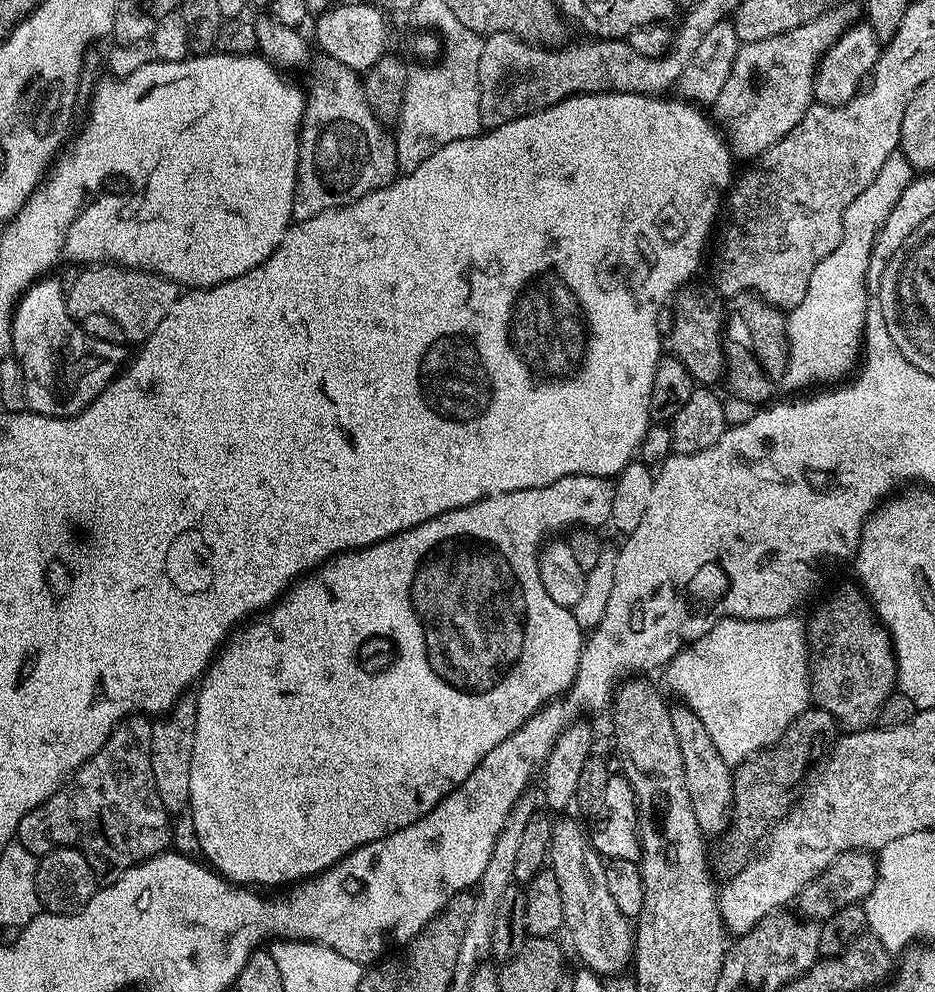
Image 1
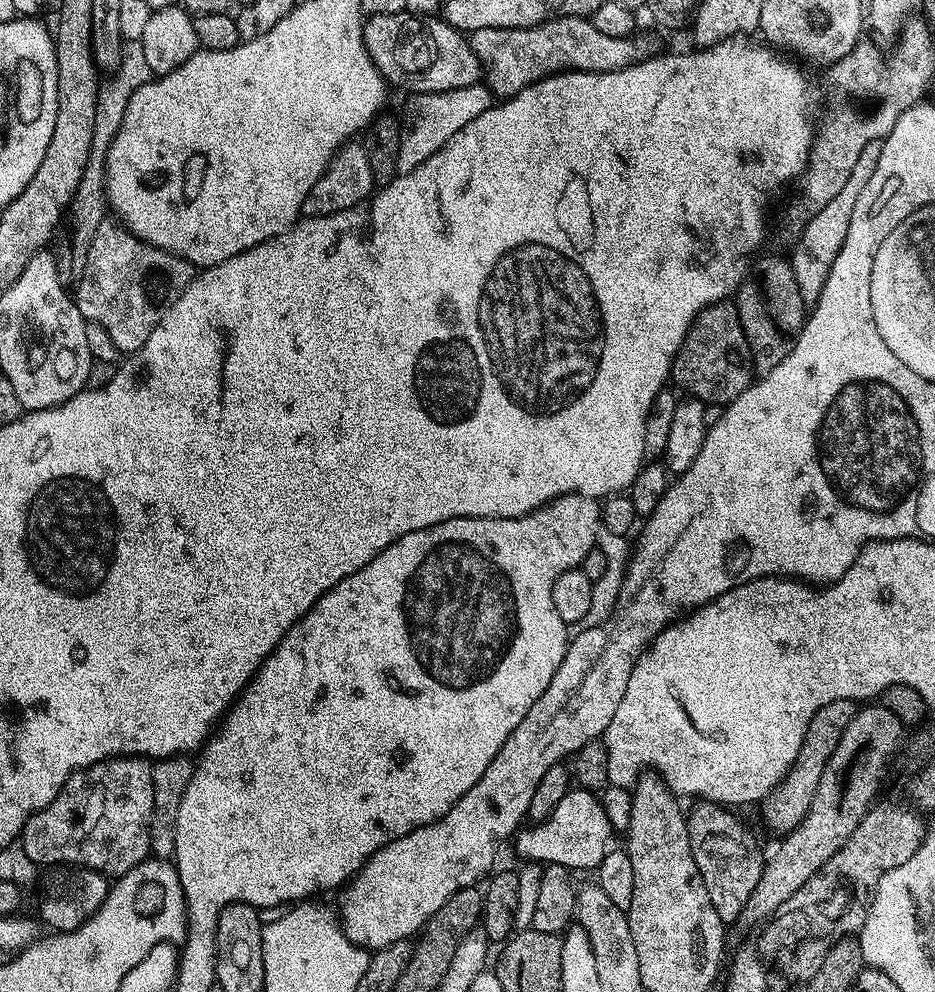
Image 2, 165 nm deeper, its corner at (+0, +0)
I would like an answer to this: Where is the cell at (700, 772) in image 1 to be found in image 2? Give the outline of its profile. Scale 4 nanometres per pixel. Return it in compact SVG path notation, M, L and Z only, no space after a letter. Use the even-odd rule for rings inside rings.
M696 802L687 813L688 833L692 843L694 860L698 862L698 870L702 874L702 882L706 886L706 892L710 894L710 902L714 902L714 910L718 910L718 918L724 920L725 925L735 925L740 919L744 907L750 902L750 896L754 894L754 888L758 886L758 880L762 878L762 870L766 863L766 852L760 849L760 844L740 825L740 820L735 816L735 811L729 810L723 804L711 802Z

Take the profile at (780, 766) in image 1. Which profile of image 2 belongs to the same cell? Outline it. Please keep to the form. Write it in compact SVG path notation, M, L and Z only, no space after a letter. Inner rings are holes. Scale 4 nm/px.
M839 700L830 706L822 706L818 714L814 714L812 724L806 730L806 738L796 765L788 771L788 777L773 790L772 795L767 797L768 809L765 810L764 816L772 823L774 831L780 832L779 834L792 832L806 818L815 795L818 794L826 764L830 762L846 726L850 726L857 711L857 705L853 701Z

